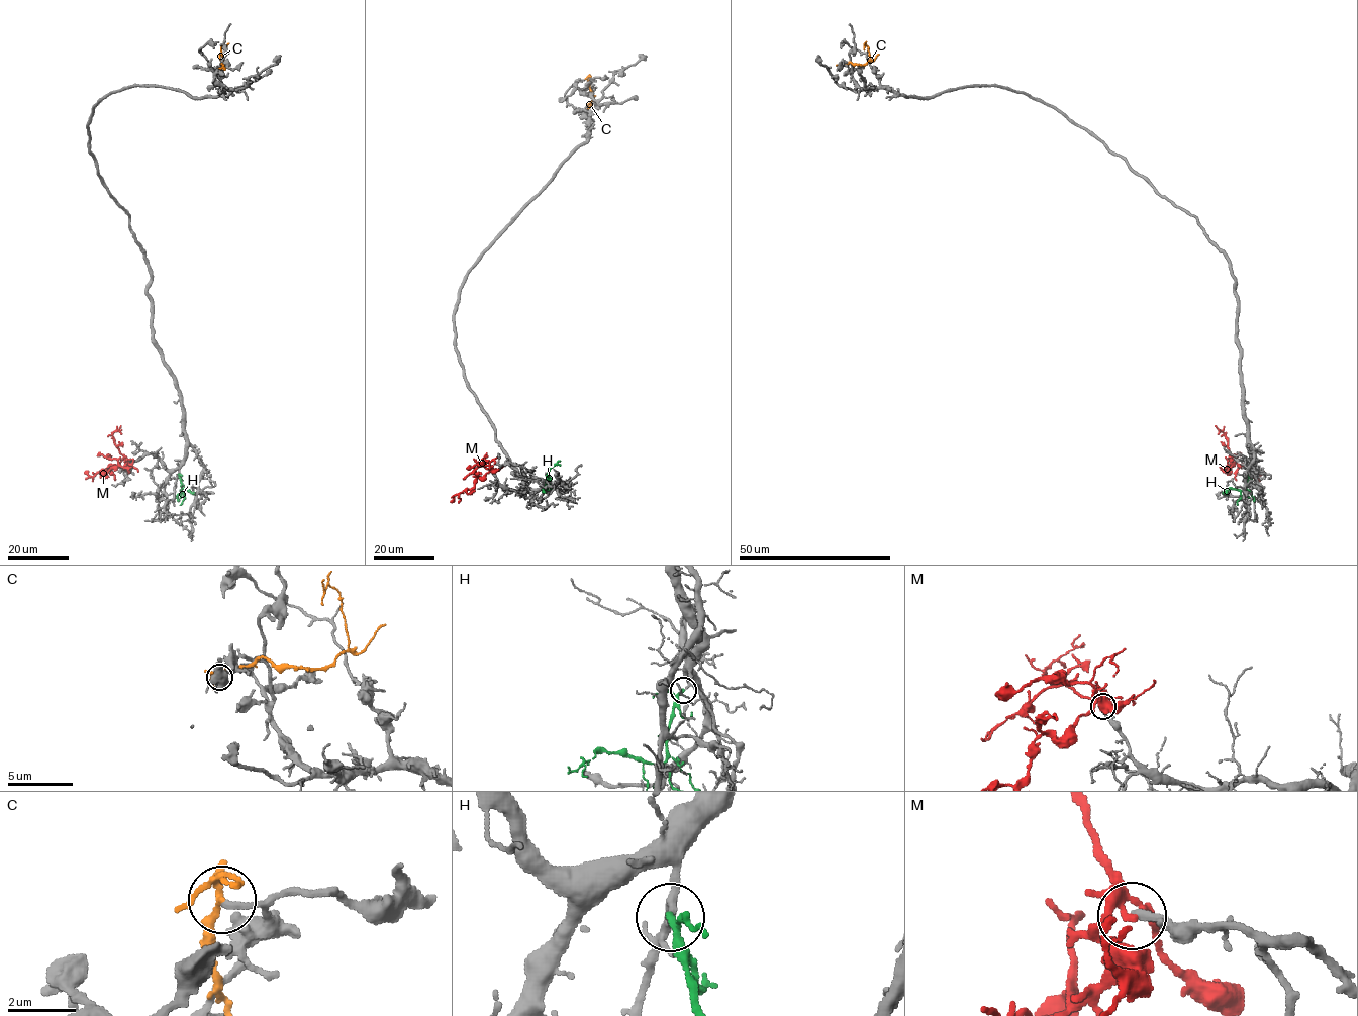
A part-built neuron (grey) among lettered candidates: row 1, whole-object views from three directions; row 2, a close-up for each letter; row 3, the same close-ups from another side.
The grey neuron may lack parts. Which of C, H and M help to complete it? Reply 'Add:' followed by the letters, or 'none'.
Add: H

